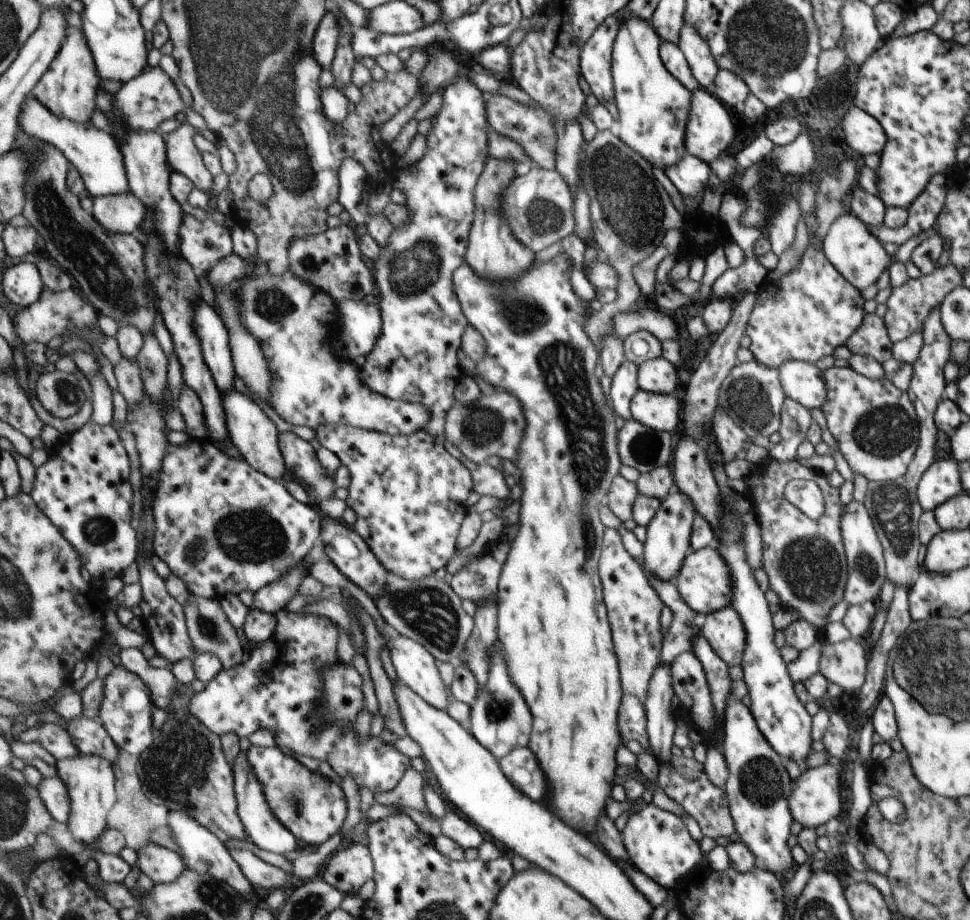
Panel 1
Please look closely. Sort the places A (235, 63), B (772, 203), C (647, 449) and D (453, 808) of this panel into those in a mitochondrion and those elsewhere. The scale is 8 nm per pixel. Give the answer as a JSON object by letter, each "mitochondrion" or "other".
{"A":"mitochondrion","B":"other","C":"mitochondrion","D":"other"}

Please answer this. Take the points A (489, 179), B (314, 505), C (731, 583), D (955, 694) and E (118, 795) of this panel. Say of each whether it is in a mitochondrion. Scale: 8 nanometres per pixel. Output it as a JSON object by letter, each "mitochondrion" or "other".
{"A":"other","B":"other","C":"other","D":"mitochondrion","E":"other"}

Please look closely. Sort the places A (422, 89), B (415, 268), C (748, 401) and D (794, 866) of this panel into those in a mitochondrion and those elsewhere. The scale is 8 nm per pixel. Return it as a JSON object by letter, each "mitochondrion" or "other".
{"A":"other","B":"mitochondrion","C":"mitochondrion","D":"other"}

